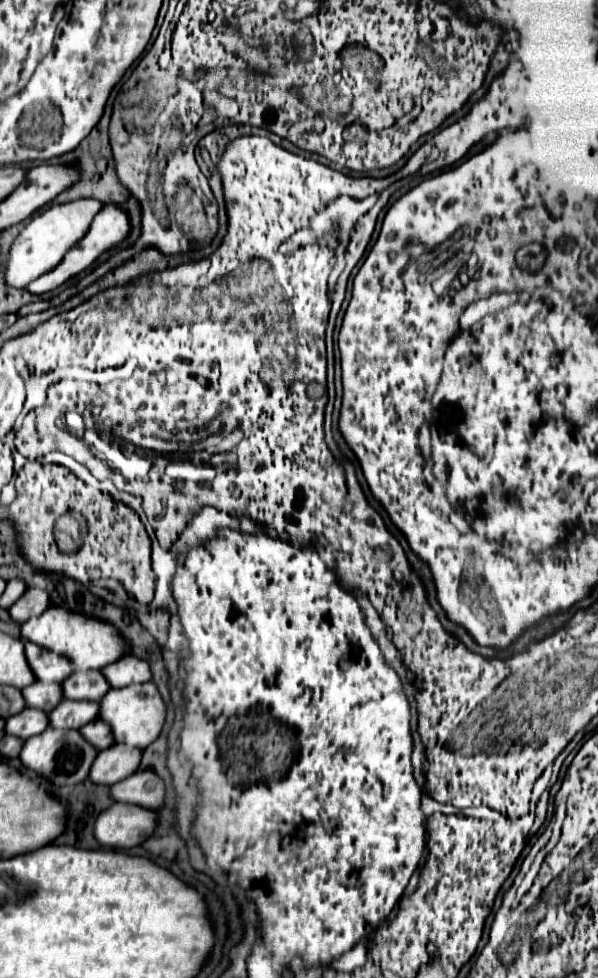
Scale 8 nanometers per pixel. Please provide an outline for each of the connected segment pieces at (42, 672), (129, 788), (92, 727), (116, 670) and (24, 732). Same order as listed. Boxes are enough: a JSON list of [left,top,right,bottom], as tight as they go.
[[25,643,73,683],[109,771,163,809],[79,719,113,749],[101,657,151,689],[5,709,49,741]]

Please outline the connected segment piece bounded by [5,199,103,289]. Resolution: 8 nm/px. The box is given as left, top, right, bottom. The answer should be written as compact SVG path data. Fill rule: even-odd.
M81 199L63 205L51 205L49 209L35 215L23 227L23 231L17 235L15 243L9 249L9 257L5 261L5 283L9 287L21 289L41 273L53 269L53 265L57 265L57 261L61 261L61 257L69 251L69 245L73 245L85 235L85 229L89 229L89 221L93 221L97 209L101 207L103 205L99 201Z

